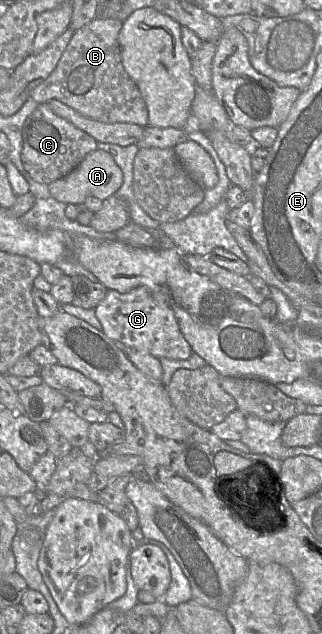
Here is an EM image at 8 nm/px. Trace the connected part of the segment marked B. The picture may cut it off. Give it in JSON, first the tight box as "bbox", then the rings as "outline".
{"bbox":[30,17,148,126],"outline":[[[96,17],[76,30],[53,72],[30,92],[30,98],[39,104],[59,100],[103,123],[148,126],[146,103],[122,64],[118,40],[122,26],[120,20]]]}

